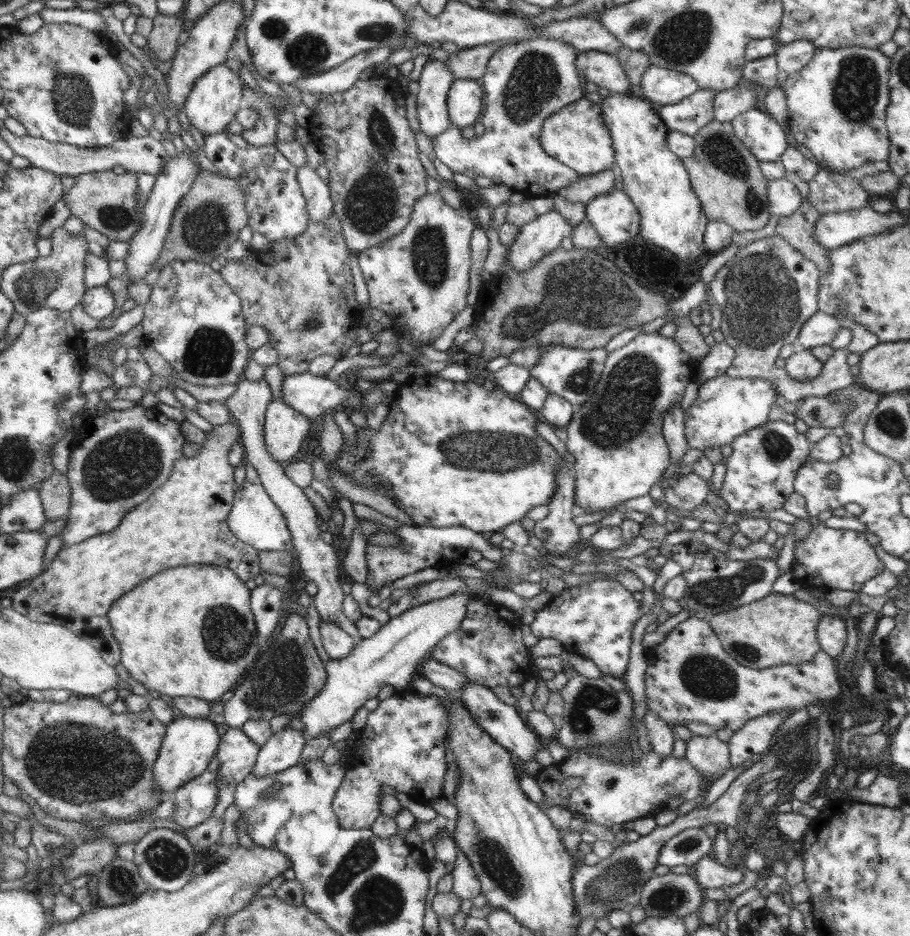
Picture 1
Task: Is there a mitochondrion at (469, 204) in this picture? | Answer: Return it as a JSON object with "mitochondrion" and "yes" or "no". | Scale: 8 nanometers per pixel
{"mitochondrion":"no"}

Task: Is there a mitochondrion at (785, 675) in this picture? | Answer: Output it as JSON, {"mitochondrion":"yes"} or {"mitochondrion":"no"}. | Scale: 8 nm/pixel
{"mitochondrion":"no"}

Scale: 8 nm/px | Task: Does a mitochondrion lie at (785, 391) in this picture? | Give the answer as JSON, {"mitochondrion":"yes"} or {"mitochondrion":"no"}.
{"mitochondrion":"no"}

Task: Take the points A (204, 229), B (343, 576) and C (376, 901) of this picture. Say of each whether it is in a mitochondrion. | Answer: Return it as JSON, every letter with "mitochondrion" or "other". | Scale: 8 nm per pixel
{"A":"mitochondrion","B":"other","C":"mitochondrion"}

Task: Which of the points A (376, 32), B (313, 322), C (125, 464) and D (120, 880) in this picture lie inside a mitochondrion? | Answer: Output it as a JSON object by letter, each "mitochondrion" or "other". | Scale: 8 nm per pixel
{"A":"mitochondrion","B":"mitochondrion","C":"mitochondrion","D":"mitochondrion"}

